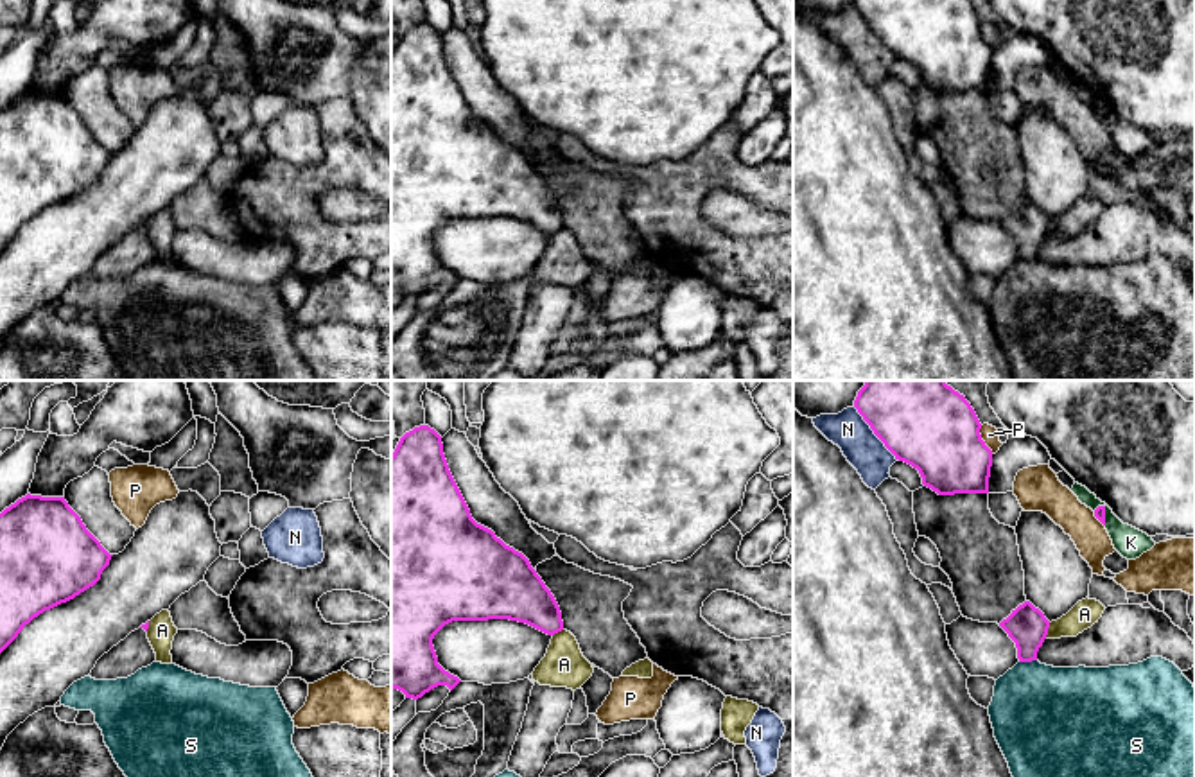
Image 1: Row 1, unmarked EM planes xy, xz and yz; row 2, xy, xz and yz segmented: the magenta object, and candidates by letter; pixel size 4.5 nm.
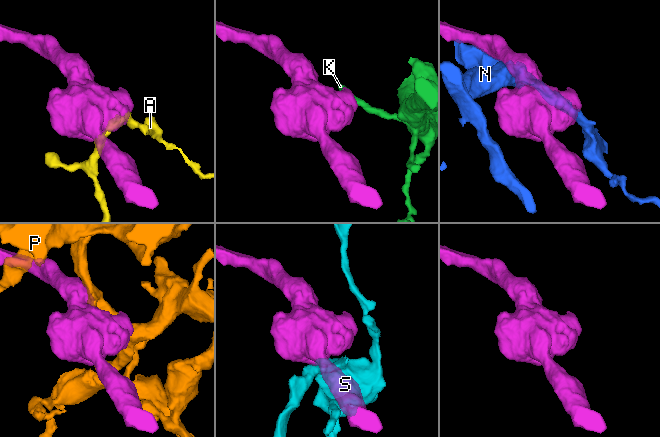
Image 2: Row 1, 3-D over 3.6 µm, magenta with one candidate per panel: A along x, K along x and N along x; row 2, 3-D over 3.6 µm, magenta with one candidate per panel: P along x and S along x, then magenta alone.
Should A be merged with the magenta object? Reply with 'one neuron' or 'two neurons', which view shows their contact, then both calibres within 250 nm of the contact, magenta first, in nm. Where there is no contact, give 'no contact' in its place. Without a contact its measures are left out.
two neurons | yz | 180/120 nm

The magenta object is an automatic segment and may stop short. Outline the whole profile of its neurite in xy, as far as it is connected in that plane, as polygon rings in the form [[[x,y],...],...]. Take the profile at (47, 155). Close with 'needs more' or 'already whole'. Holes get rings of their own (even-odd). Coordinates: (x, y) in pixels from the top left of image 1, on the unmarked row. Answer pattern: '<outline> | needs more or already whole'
[[[31,93],[0,111],[0,251],[34,215],[93,185],[109,153],[65,95]]] | already whole

